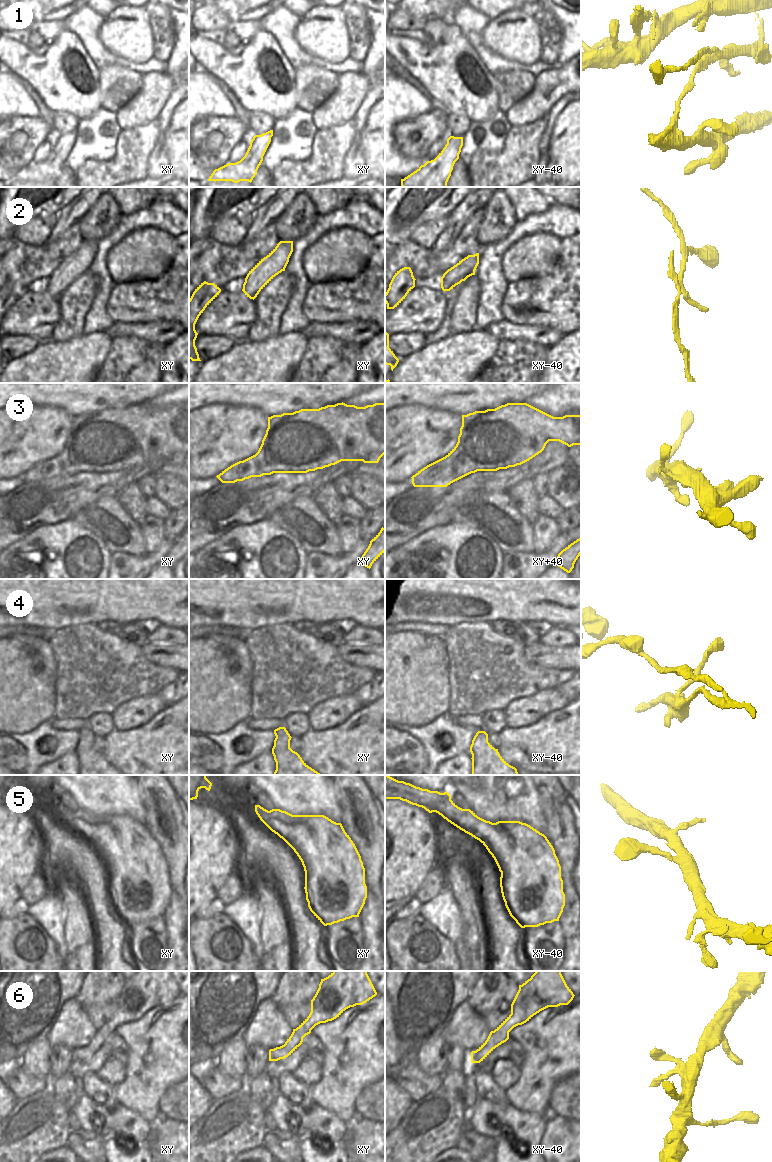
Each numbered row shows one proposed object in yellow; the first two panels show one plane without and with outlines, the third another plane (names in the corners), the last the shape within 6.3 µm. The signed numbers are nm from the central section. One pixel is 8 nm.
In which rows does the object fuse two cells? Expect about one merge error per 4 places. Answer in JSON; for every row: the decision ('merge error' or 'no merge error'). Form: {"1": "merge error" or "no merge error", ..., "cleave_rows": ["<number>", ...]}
{"1": "merge error", "2": "merge error", "3": "no merge error", "4": "no merge error", "5": "no merge error", "6": "no merge error", "cleave_rows": ["1", "2"]}

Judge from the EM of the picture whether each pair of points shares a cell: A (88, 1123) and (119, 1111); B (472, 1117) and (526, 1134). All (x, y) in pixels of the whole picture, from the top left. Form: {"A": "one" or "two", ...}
{"A": "one", "B": "one"}

